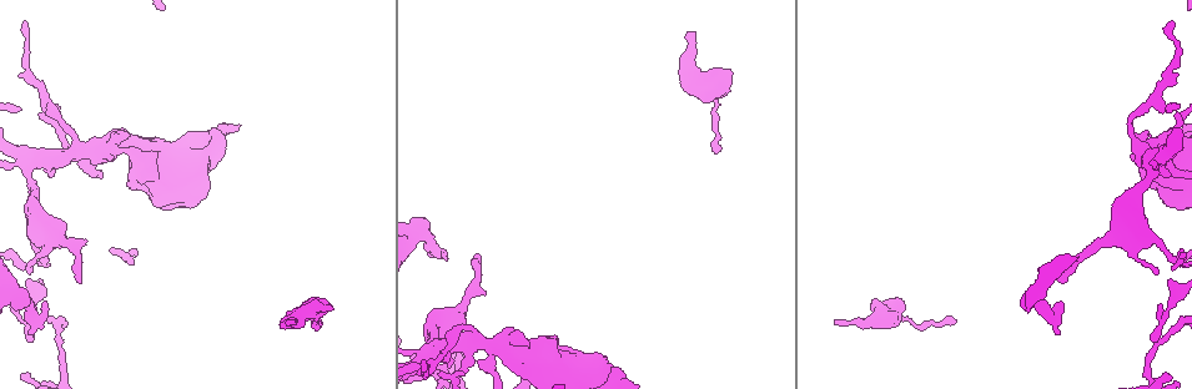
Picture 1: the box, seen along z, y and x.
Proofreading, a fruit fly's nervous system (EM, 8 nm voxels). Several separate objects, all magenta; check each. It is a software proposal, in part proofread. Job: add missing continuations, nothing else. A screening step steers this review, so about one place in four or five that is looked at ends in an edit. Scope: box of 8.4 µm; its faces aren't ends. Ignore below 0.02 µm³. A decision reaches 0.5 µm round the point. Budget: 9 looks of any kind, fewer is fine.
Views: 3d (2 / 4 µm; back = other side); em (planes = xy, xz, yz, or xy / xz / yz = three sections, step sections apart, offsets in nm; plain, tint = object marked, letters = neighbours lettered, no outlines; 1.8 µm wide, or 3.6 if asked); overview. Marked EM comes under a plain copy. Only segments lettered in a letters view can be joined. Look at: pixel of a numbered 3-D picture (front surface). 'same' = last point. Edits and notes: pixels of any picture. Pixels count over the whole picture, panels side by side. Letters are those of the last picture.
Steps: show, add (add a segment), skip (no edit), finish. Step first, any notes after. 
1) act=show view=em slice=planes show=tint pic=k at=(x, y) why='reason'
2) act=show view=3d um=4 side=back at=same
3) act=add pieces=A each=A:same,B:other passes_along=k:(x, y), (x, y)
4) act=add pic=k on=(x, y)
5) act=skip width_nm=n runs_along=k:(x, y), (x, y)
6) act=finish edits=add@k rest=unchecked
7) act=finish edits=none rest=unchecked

act=show view=em slice=yz step=16 show=letters pic=1 at=(332, 307) why='branch stops here'

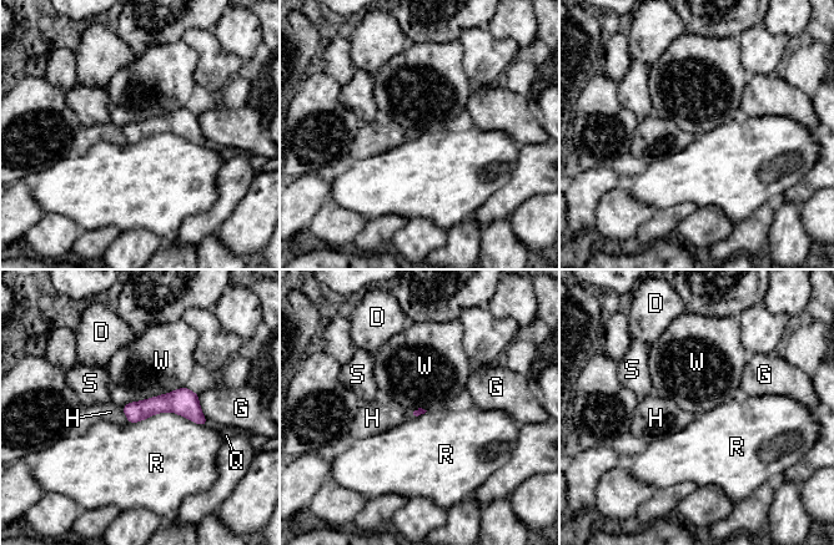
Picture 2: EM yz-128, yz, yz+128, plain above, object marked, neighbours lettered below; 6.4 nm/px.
act=skip each=D:other,G:other,H:other,Q:other,R:other,S:other,W:other border=2:(185, 385), (127, 402), (122, 407) found='none of them fits'

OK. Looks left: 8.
act=show view=em slice=planes show=tint pic=1 at=(716, 150) why='thin end'

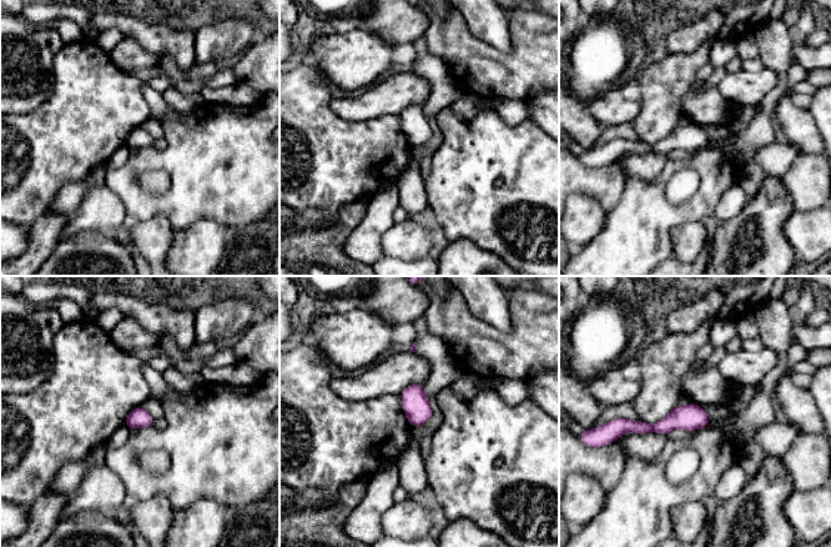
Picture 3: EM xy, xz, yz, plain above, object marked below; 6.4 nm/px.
act=show view=em slice=planes show=letters at=same

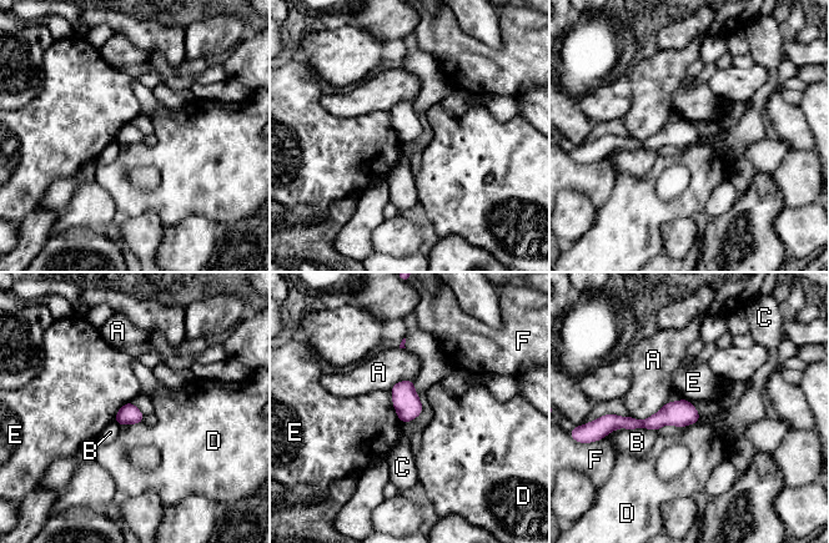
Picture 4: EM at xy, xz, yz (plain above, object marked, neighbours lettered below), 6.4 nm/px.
act=skip each=A:other,B:other,C:other,D:other,E:other,F:other border=4:(388, 390), (392, 406), (402, 422) found='none of them fits'

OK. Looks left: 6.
act=show view=3d um=4 pic=1 at=(446, 261) why='branch stops here'

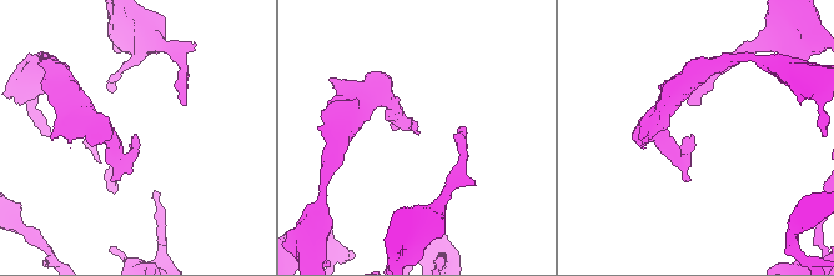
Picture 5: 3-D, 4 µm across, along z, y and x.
act=show view=em slice=xz step=16 show=letters pic=5 at=(136, 135) why='now the EM'

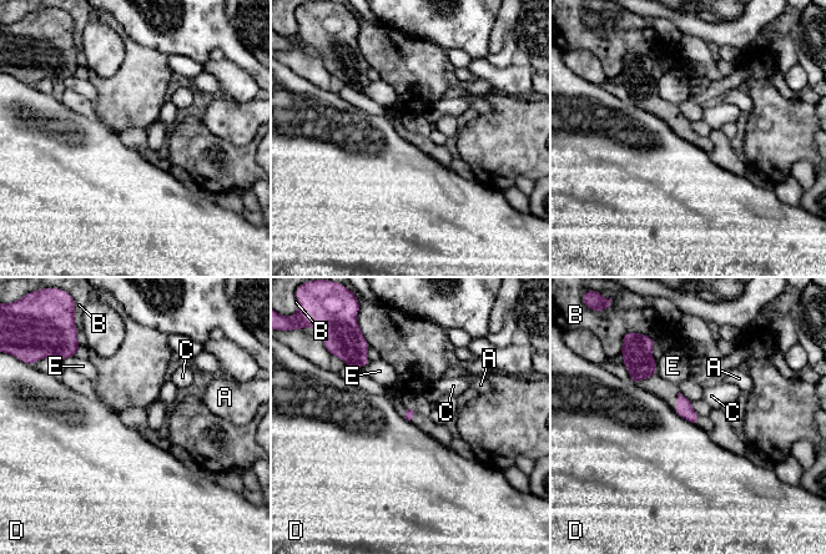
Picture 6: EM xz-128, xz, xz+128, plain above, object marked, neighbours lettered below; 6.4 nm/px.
act=show view=em slice=planes show=letters at=same why='another direction'

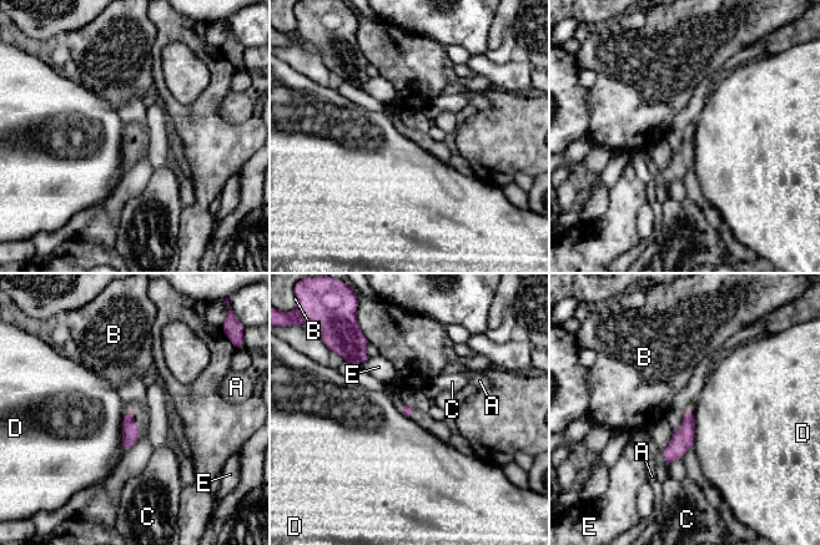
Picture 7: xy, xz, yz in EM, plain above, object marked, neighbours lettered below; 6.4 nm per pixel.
act=skip each=A:other,B:other,C:other,D:other,E:other found='none of them fits'

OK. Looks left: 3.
act=show view=3d um=2 side=back pic=1 at=(503, 351) why='arms part here'

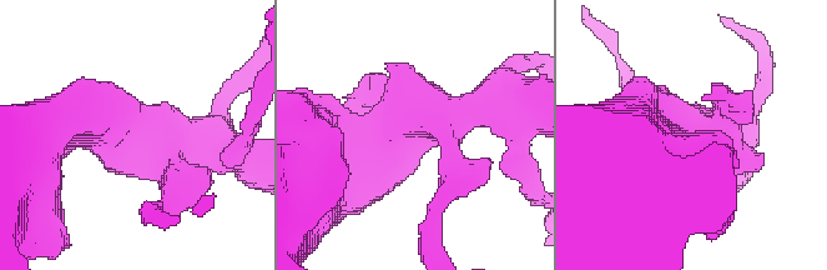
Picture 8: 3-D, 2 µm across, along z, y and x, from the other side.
act=show view=em slice=planes show=letters pic=8 at=(695, 124) why='now the EM'

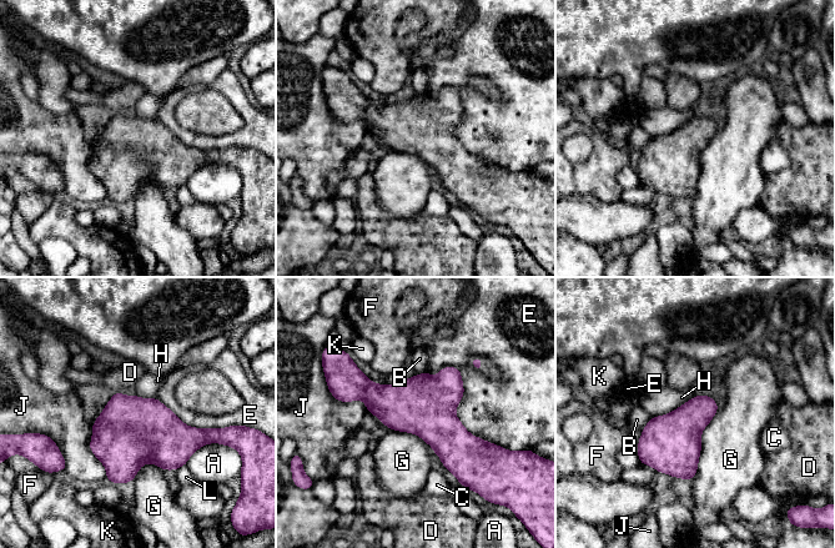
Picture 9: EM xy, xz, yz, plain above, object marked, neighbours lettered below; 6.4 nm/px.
act=skip width_nm=300 each=A:other,B:other,C:other,D:other,E:other,F:other,G:other,H:other,J:other,K:other,L:other border=9:(719, 408), (702, 432), (692, 478) found='none of them fits'

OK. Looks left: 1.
act=finish edits=none rest=unchecked

